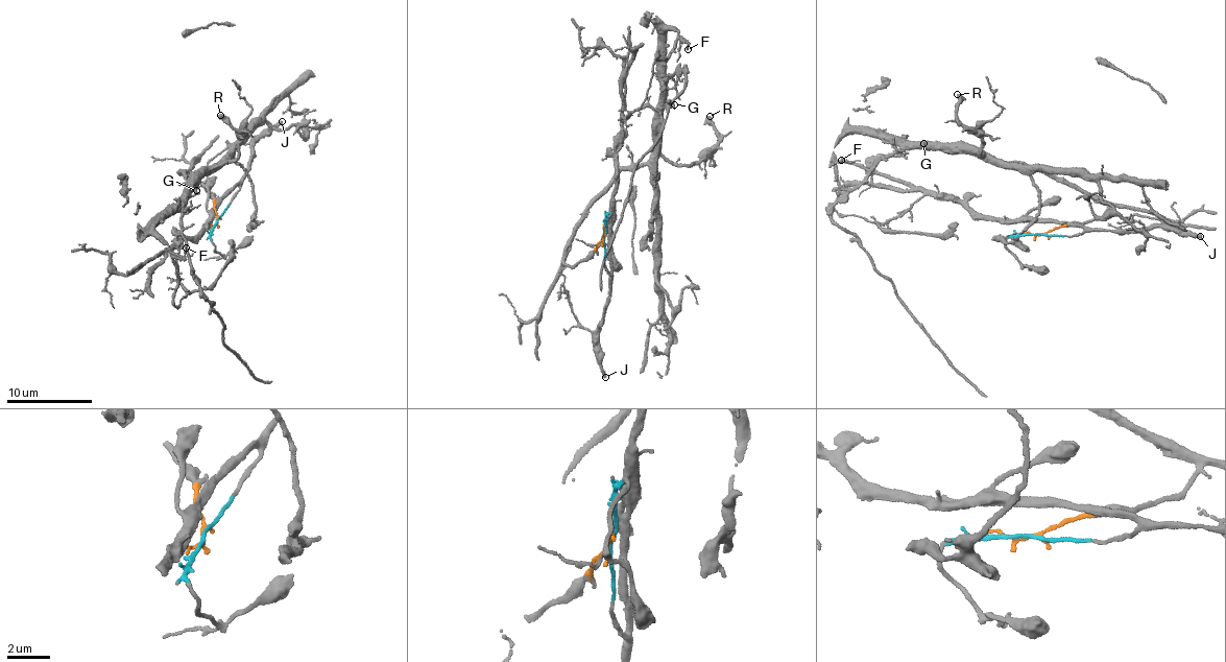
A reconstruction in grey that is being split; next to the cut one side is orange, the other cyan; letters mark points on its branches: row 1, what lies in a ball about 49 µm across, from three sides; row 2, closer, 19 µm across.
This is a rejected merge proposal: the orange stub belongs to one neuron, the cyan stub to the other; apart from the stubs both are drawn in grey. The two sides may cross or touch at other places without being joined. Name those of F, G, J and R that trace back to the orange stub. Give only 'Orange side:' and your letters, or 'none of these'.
Orange side: F, G, R

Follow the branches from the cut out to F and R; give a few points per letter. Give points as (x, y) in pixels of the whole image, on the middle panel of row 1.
F: (604, 234), (577, 262), (565, 260), (604, 187), (652, 154), (665, 32), (676, 31), (688, 49)
R: (604, 234), (577, 262), (565, 260), (586, 209), (624, 169), (655, 155), (697, 161), (718, 138), (708, 115)

